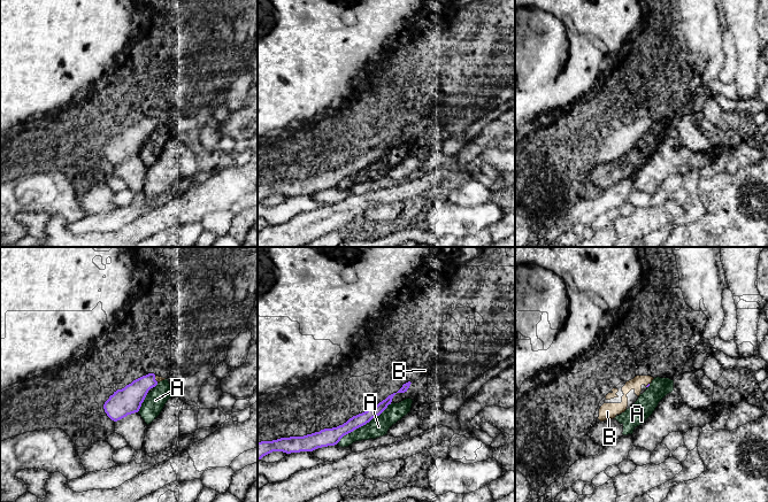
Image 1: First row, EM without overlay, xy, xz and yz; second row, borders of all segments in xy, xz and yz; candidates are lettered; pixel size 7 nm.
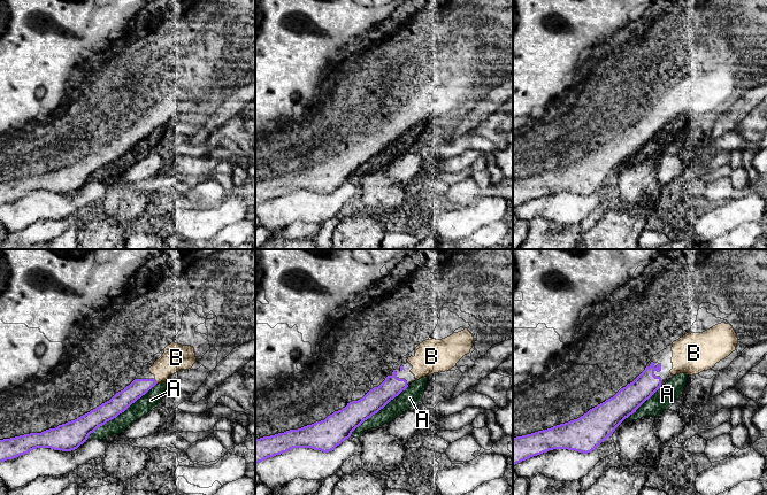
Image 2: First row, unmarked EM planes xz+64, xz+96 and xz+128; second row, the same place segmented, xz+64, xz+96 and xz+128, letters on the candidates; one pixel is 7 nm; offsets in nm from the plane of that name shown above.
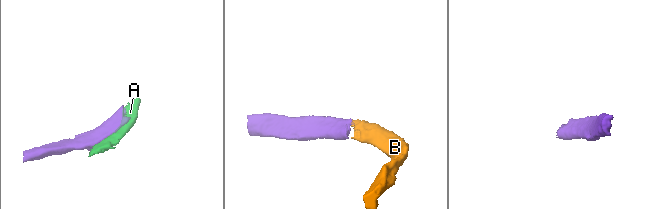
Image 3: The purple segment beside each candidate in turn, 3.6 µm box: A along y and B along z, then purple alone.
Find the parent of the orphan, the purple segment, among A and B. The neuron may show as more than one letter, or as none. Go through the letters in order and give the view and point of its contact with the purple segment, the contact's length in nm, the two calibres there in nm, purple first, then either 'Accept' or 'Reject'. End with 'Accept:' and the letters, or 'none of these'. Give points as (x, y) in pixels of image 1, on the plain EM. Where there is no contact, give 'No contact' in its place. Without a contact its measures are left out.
A: Touches purple at xz (363, 167). Shared border 480 nm. Thickness 130 nm (purple) against 140 nm. Reject
B: Touches purple at xy (154, 122). Shared border 50 nm. Thickness 190 nm (purple) against 40 nm. Accept
Accept: B

